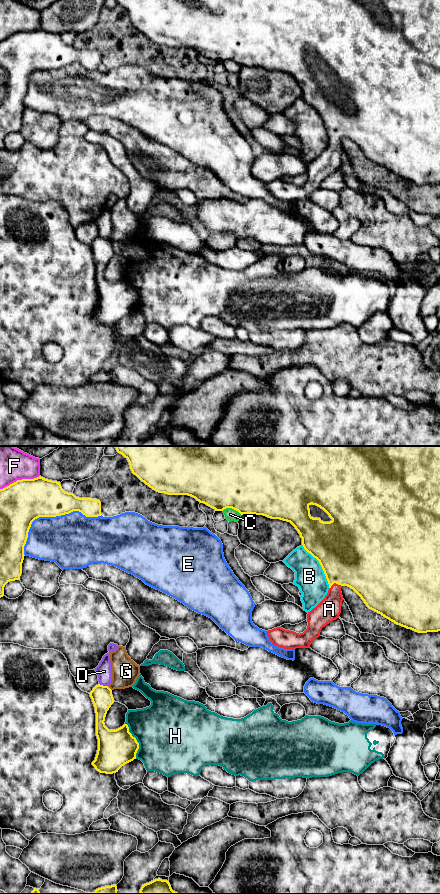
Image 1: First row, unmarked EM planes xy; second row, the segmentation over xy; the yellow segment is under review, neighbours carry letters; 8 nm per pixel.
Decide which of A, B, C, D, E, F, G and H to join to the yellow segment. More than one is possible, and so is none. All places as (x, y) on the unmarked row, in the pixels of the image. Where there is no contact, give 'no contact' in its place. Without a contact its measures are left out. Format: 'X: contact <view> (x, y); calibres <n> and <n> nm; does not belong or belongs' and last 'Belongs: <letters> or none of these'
A: contact xy (335, 134); calibres 480 and 190 nm; belongs
B: contact xy (320, 116); calibres 500 and 240 nm; does not belong
C: contact xy (232, 60); calibres 500 and 100 nm; does not belong
D: contact xy (102, 237); calibres 170 and 120 nm; does not belong
E: contact xy (50, 68); calibres 340 and 420 nm; does not belong
F: contact xy (19, 32); calibres 340 and 240 nm; does not belong
G: contact xy (109, 240); calibres 170 and 220 nm; does not belong
H: contact xy (136, 293); calibres 300 and 480 nm; does not belong
Belongs: A

